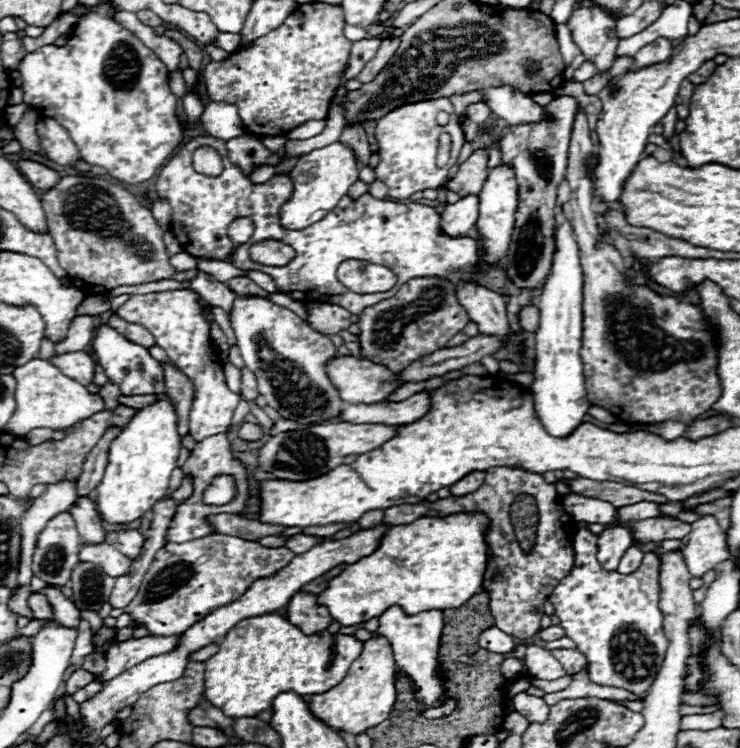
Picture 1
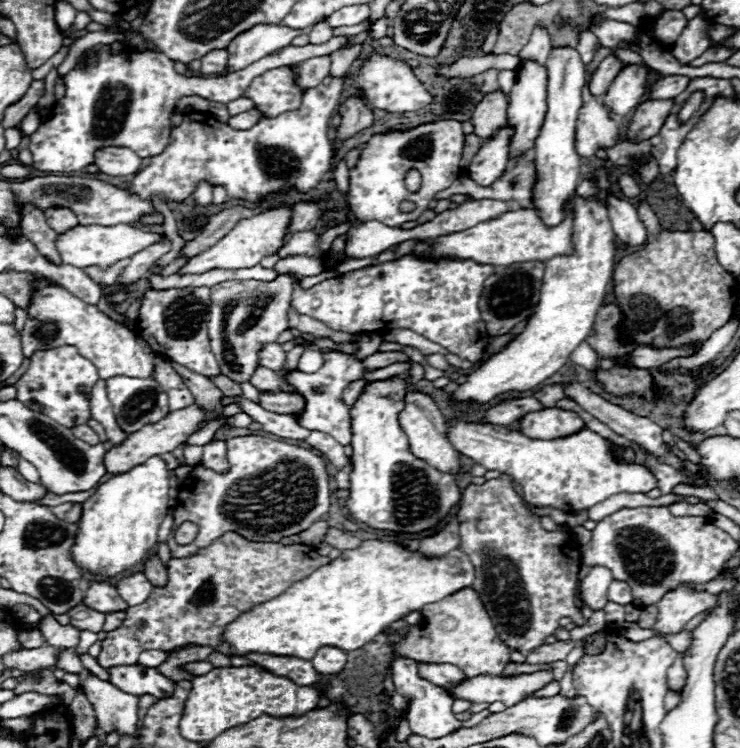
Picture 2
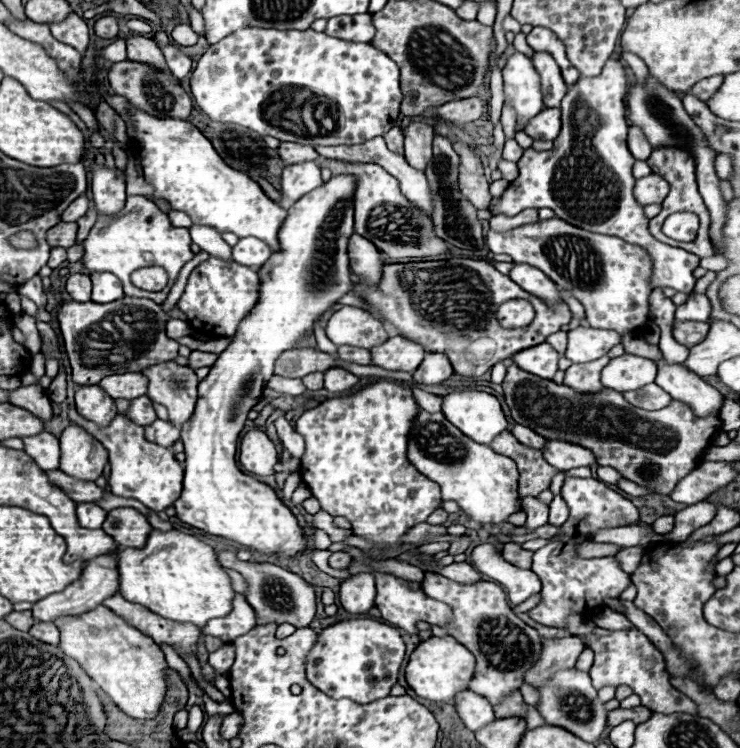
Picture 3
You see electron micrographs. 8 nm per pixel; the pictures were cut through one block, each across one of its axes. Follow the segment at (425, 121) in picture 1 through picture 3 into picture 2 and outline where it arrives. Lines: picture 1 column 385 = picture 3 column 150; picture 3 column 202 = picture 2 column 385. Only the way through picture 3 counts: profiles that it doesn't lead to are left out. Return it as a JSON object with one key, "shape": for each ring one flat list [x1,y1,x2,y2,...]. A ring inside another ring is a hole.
{"shape":[[440,120,434,124,424,124,408,132,376,134,364,146,358,164,350,170,350,190,348,204,356,218,378,220,386,226,400,228,404,222,416,220,432,202,432,198,452,186,460,176,460,158,464,146,462,124,456,120],[410,168,418,168,422,174,422,186,418,192,408,192,404,186,404,174],[412,200,416,204,414,212,400,212,400,202]]}

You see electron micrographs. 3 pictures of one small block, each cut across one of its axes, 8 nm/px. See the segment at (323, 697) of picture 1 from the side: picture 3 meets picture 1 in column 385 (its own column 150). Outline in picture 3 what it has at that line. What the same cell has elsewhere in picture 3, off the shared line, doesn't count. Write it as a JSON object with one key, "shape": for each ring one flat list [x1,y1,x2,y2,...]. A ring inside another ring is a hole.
{"shape":[[98,606,96,610,90,610,88,614,80,614,76,618,58,618,54,624,60,630,62,652,74,658,122,712,126,712,130,718,136,718,136,720,156,718,168,692,168,686,166,686,168,664,160,646,156,646,156,642,146,638,146,634,140,634,134,626,128,626,128,622,124,622,118,614,112,614,106,606]]}

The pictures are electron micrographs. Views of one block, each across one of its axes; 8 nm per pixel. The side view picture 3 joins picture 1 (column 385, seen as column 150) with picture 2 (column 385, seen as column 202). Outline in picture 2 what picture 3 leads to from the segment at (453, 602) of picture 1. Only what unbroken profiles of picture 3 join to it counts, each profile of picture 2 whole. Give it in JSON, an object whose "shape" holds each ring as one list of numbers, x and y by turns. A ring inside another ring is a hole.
{"shape":[[364,540,356,550,344,550,340,558,314,570,308,578,294,582,284,594,254,606,244,612,242,618,230,622,222,632,222,642,230,644,232,656,246,656,250,652,272,656,296,656,312,660,322,646,336,646,344,652,358,650,372,642,388,624,400,620,408,610,420,610,424,604,438,602,462,588,472,586,476,570,468,556,456,548,442,558,424,558,418,552,410,552,394,542]]}

